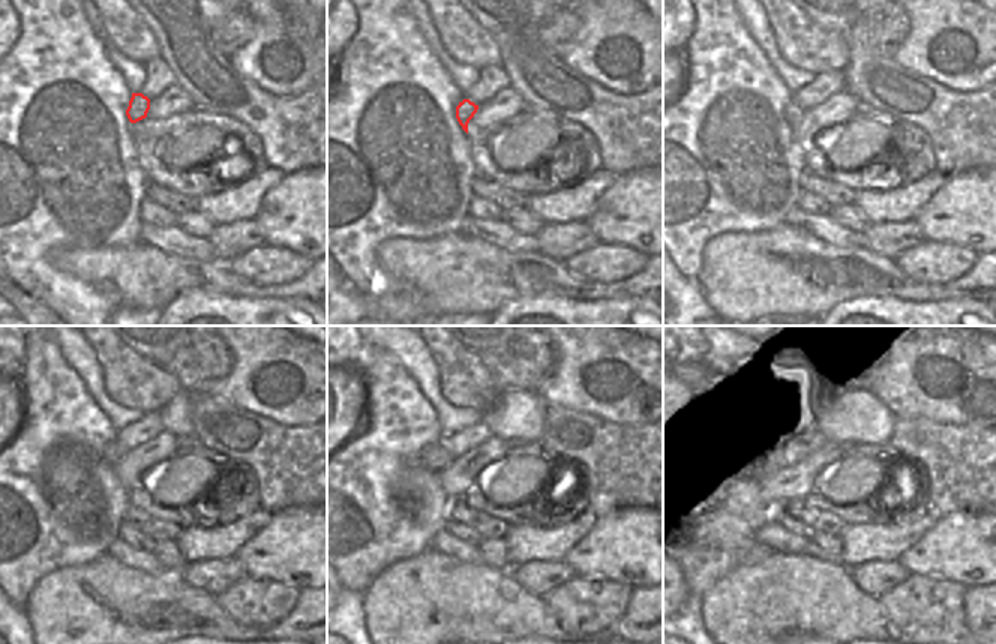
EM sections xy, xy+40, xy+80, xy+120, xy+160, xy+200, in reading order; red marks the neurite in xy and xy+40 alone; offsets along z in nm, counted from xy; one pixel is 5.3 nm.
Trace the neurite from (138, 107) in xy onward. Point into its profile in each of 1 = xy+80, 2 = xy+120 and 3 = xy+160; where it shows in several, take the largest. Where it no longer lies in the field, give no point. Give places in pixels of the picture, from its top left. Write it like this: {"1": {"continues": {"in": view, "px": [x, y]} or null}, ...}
{"1": {"continues": {"in": "xy+80", "px": [794, 113]}}, "2": {"continues": {"in": "xy+120", "px": [113, 452]}}, "3": {"continues": {"in": "xy+160", "px": [434, 457]}}}

